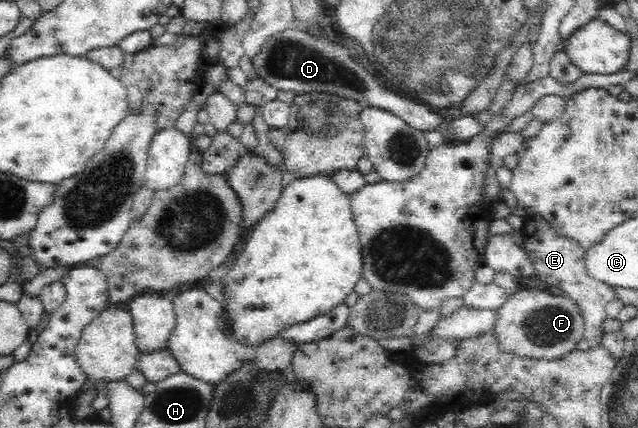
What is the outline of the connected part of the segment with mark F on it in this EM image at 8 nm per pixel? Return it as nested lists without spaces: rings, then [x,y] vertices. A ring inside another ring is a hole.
[[[518,289],[501,307],[501,316],[495,331],[505,350],[517,350],[519,354],[556,358],[569,353],[584,339],[584,314],[579,302],[562,294],[545,289]]]

